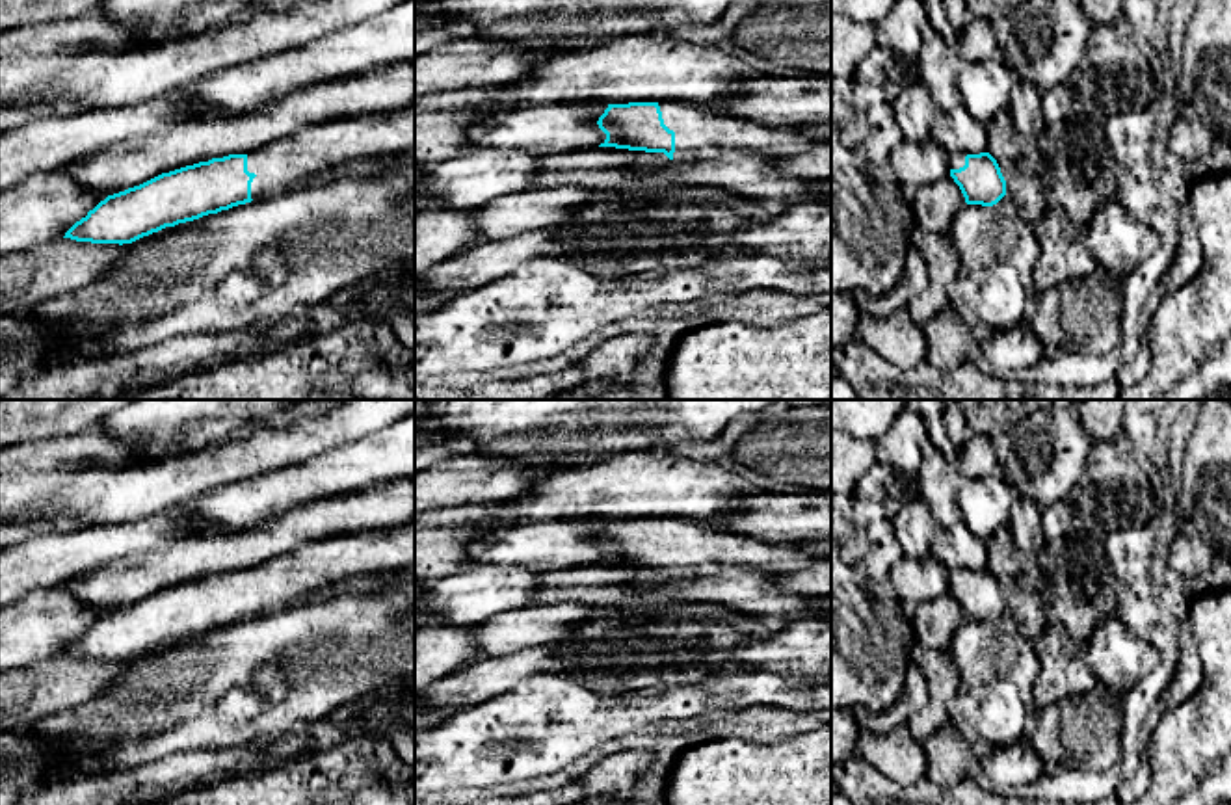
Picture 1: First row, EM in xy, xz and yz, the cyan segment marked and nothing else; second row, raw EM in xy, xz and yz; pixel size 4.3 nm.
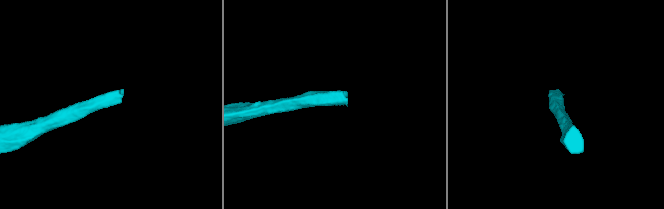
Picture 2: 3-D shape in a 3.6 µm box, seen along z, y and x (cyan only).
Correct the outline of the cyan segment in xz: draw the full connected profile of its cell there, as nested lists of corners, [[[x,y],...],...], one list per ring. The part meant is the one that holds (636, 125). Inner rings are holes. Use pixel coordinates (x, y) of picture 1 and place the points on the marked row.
[[[681,100],[608,104],[597,125],[606,134],[599,147],[664,152],[673,162],[733,151],[788,158],[814,145],[798,126],[764,125]]]

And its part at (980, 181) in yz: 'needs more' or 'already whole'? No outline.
needs more

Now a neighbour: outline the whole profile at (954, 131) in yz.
[[[963,106],[950,112],[937,110],[930,126],[930,138],[948,154],[980,154],[987,152],[989,147],[987,125],[971,117]]]

